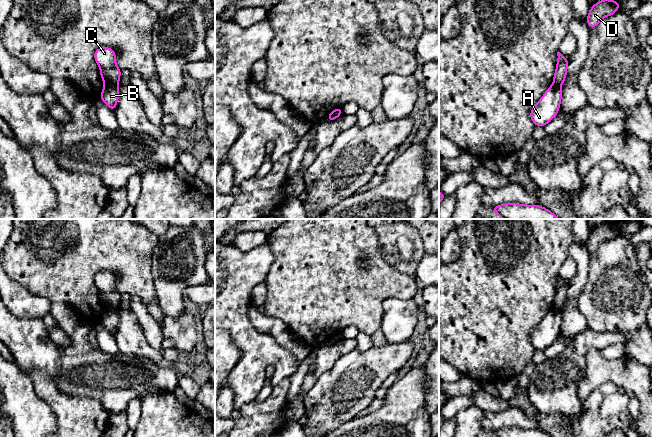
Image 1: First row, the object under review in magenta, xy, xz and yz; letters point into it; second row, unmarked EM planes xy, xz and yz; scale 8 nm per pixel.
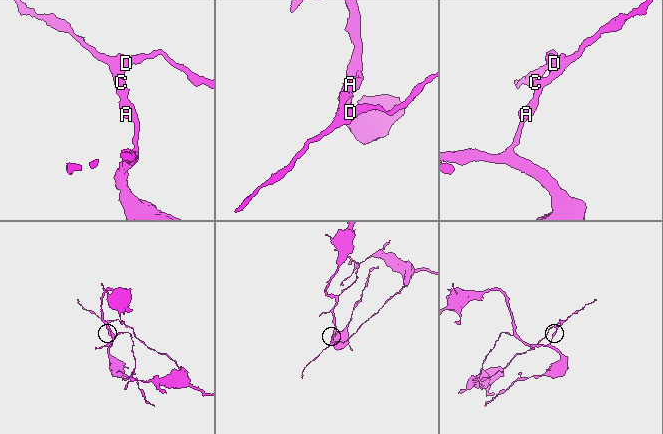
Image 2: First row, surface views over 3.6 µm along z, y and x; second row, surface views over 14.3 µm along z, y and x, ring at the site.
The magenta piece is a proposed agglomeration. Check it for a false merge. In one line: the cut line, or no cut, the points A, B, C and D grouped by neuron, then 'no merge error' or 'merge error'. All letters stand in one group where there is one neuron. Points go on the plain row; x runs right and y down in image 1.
cut xy (105, 308), (116, 309); groups A B / C D; merge error

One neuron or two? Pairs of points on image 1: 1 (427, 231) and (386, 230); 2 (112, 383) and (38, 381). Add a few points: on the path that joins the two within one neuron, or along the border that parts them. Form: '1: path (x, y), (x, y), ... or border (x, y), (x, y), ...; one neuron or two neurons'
1: border (415, 229), (421, 237), (423, 248), (427, 252); two neurons
2: border (33, 370), (43, 370), (60, 389), (73, 395); two neurons

